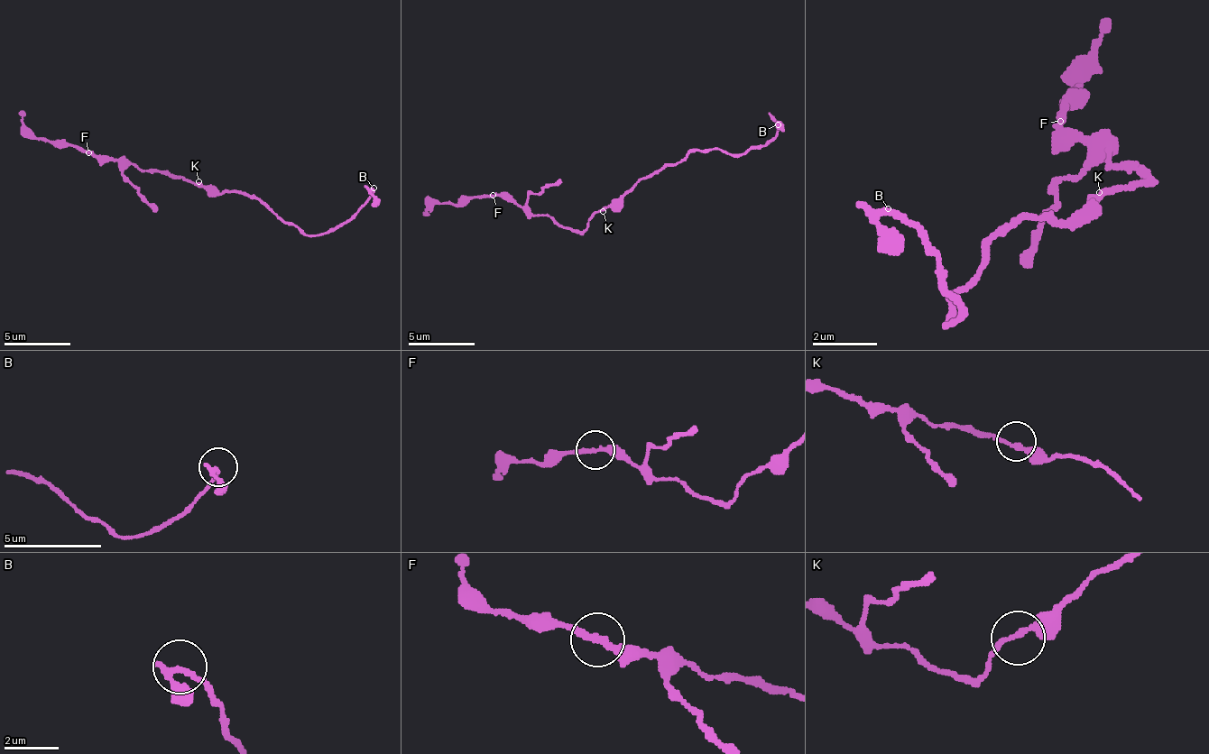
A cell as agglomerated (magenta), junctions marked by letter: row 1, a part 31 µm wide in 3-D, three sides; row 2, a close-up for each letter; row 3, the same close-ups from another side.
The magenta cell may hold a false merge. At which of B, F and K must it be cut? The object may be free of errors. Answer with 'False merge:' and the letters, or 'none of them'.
False merge: none of them

